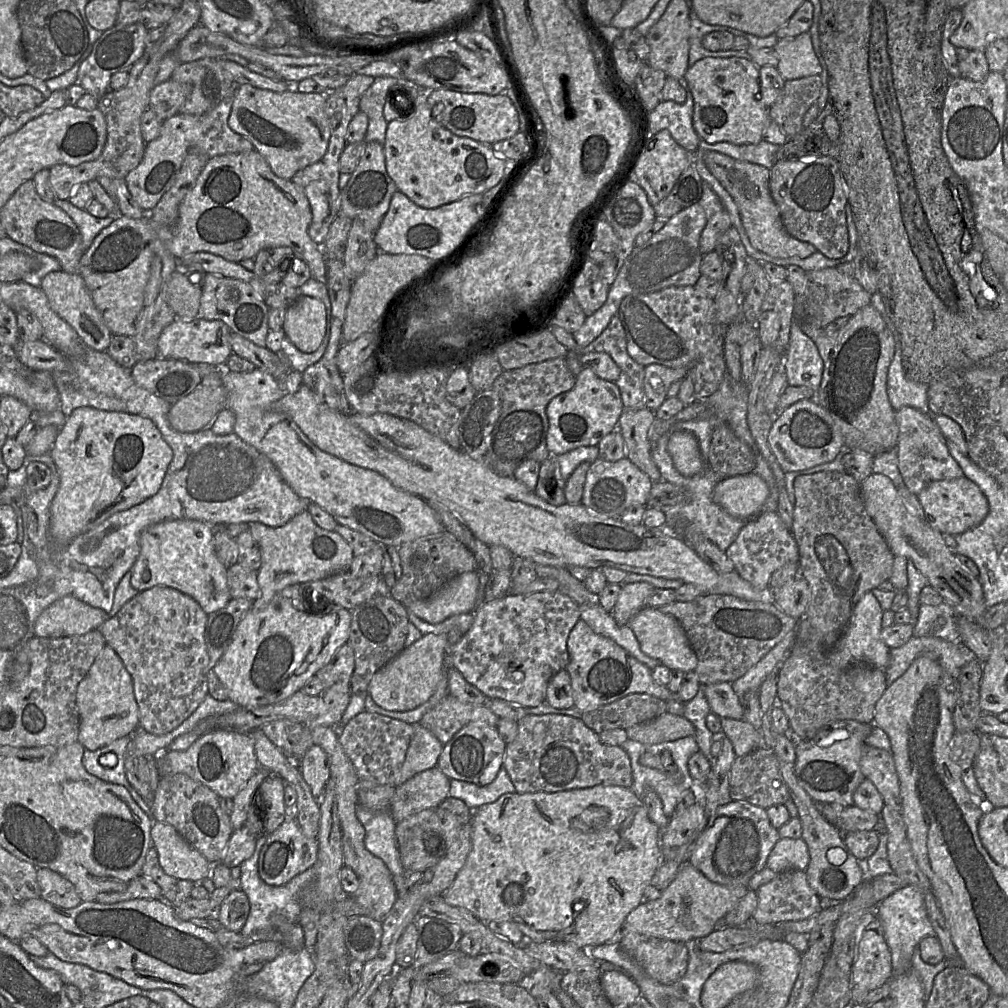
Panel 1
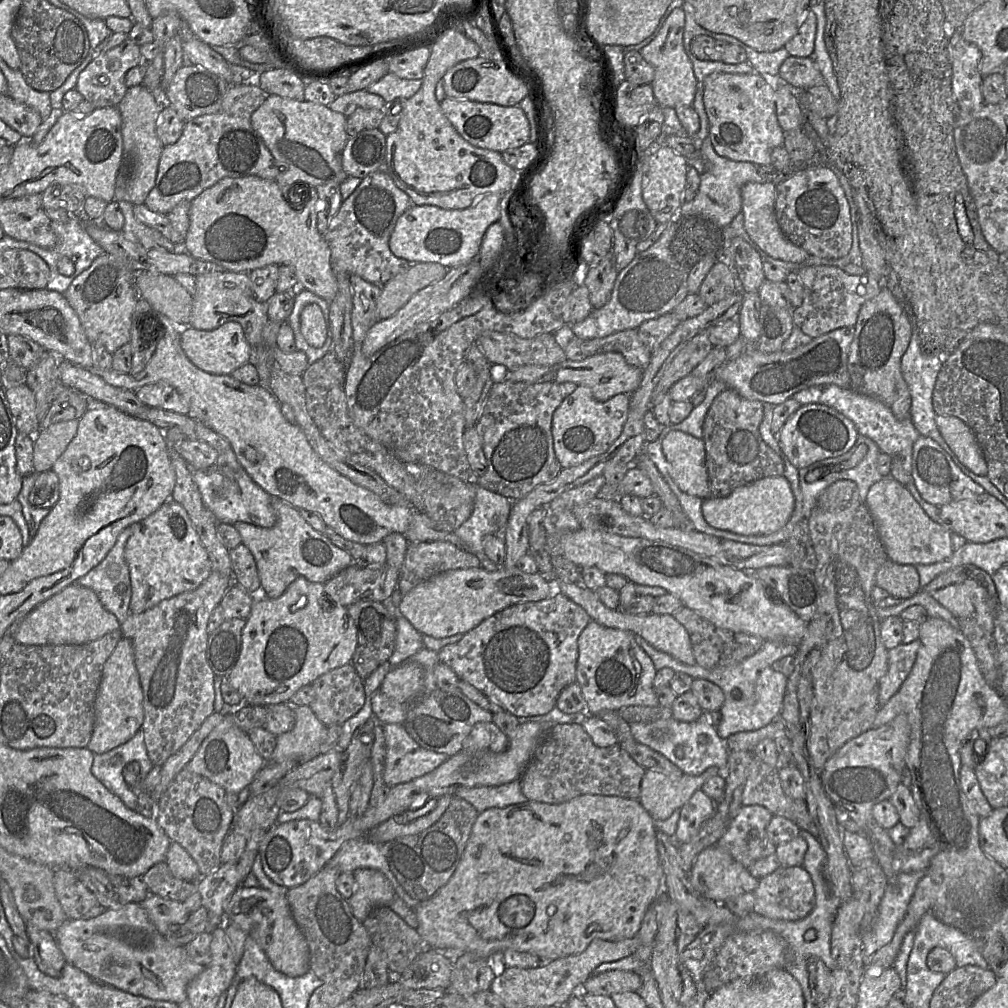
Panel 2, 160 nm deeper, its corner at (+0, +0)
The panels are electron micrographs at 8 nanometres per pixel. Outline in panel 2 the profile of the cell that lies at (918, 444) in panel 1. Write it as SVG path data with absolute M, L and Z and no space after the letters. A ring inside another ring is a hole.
M920 435L913 445L911 474L921 497L936 507L985 492L982 486L962 473L936 441L923 435Z

